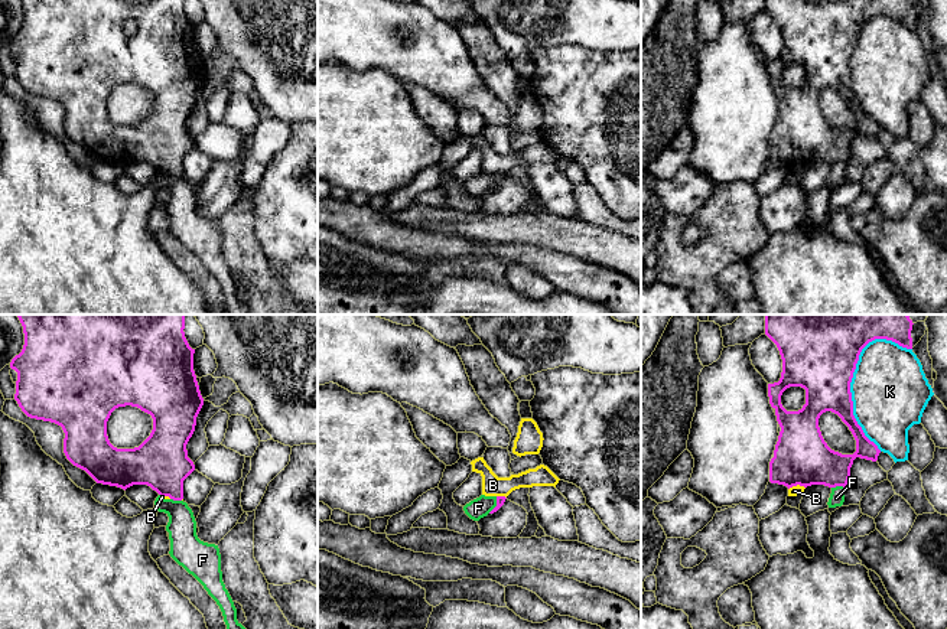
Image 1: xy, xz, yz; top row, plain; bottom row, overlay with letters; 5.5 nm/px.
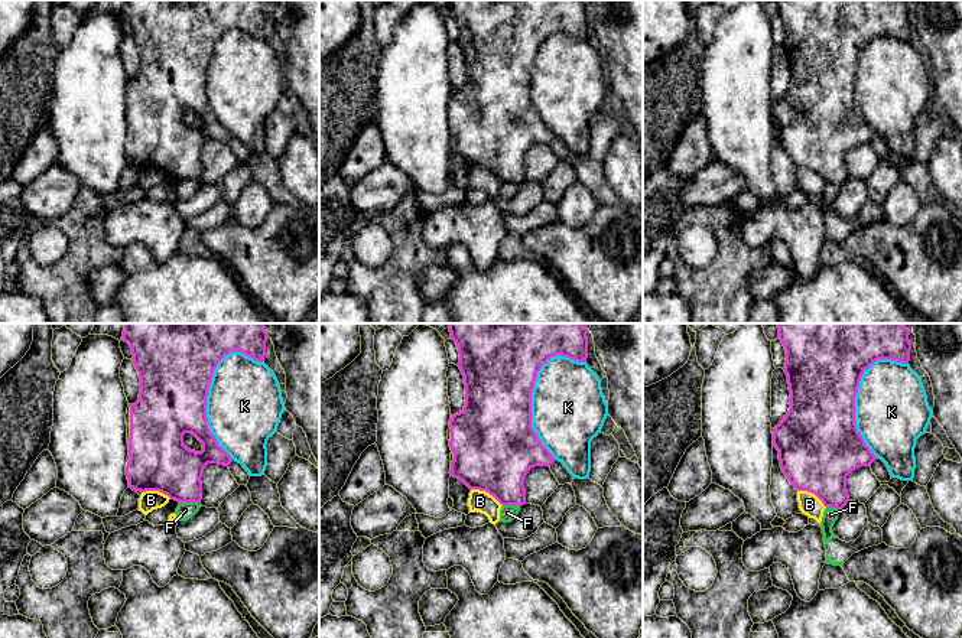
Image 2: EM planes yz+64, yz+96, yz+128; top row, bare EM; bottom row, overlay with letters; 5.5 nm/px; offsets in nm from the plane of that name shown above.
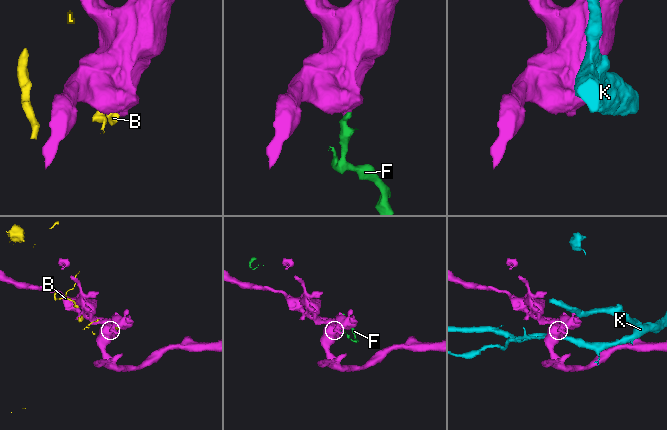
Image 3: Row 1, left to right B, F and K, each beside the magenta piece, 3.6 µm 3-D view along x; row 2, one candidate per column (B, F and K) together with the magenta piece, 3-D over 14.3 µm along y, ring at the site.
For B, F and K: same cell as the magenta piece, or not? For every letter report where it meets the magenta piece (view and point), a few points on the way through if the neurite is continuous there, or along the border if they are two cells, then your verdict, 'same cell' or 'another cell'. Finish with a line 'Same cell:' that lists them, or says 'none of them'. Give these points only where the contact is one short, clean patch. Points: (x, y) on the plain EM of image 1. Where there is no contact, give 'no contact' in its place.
B: yz (796, 162) | another cell
F: yz (838, 162) | along yz (845, 163), (832, 165) | another cell
K: yz (851, 71) | another cell
Same cell: none of them

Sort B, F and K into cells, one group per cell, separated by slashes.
B / F / K

